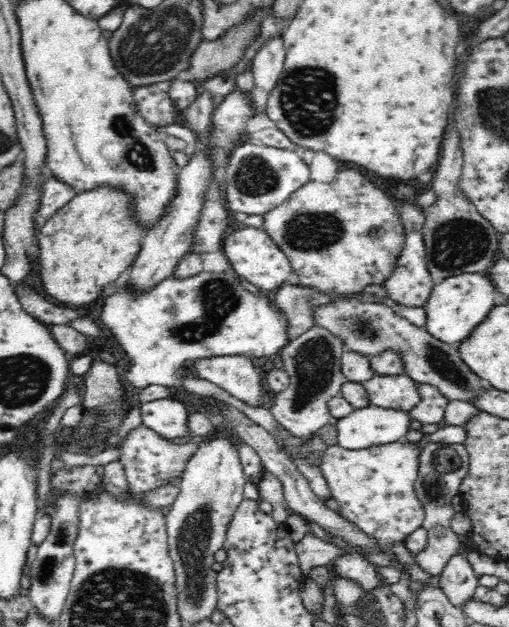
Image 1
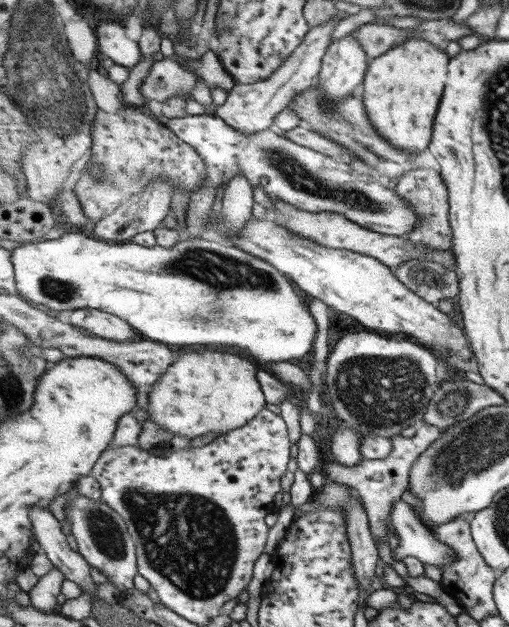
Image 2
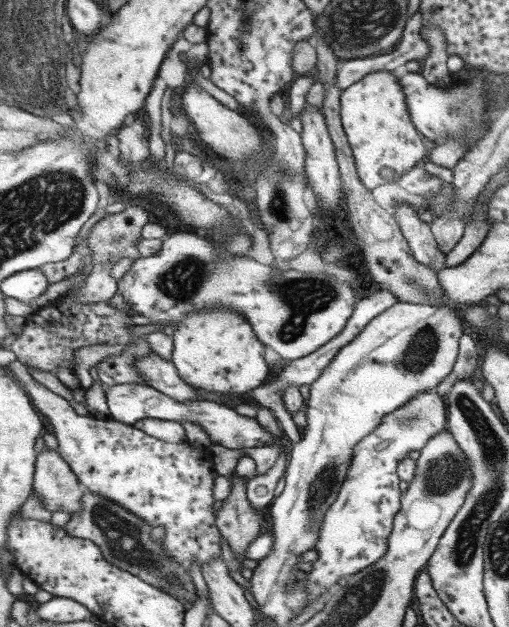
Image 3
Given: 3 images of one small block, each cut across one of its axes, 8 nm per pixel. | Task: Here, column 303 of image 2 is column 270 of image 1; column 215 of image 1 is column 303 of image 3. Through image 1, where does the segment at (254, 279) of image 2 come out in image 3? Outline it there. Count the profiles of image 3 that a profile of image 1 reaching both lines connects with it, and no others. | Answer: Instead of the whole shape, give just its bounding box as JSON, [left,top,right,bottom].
[119,232,357,361]

